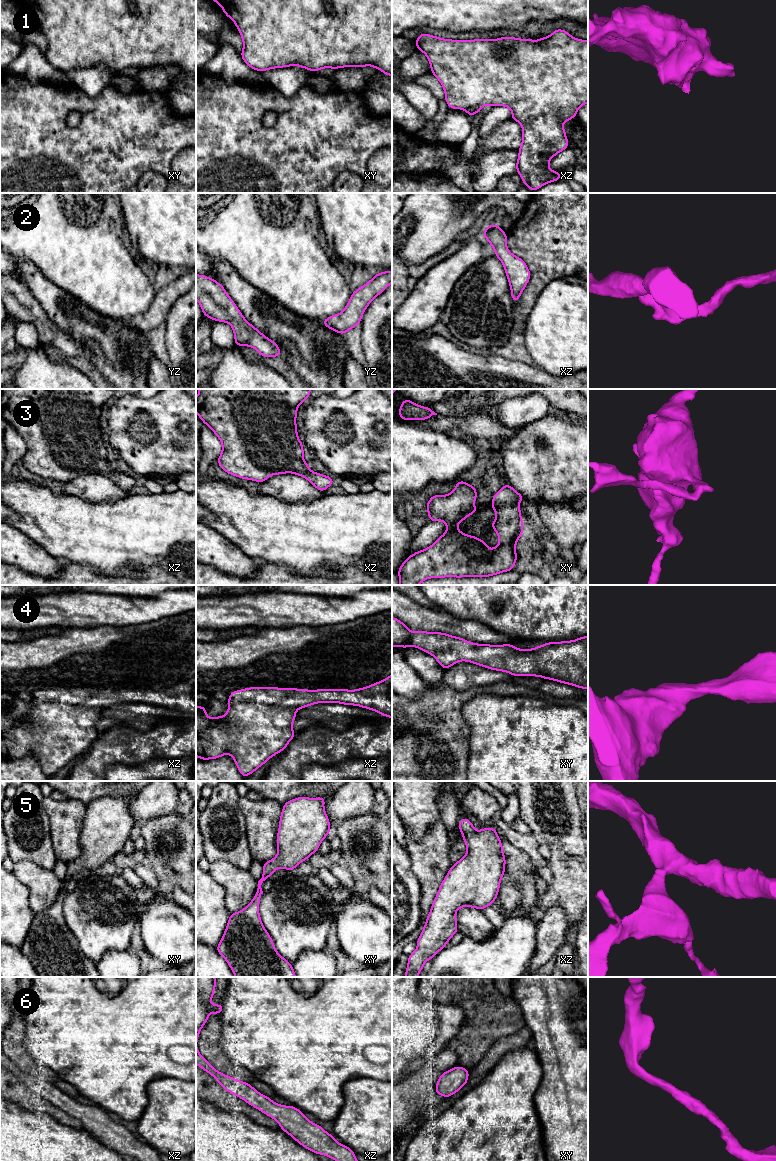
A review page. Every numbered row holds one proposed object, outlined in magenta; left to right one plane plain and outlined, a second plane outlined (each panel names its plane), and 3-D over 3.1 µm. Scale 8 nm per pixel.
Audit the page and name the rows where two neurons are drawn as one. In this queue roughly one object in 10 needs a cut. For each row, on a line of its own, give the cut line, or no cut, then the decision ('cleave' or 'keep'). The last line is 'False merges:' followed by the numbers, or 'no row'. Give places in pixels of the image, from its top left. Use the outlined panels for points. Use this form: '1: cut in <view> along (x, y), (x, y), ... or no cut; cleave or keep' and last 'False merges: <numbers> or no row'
1: no cut; keep
2: no cut; keep
3: no cut; keep
4: no cut; keep
5: no cut; keep
6: no cut; keep
False merges: no row

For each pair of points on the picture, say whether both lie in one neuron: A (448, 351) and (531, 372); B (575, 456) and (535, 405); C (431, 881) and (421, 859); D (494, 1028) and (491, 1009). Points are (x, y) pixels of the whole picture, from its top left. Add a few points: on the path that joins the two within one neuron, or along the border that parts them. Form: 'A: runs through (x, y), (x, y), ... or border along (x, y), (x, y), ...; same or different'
A: runs through (469, 367), (490, 369), (497, 372), (510, 372); same
B: border along (548, 415), (523, 427); different
C: runs through (431, 876), (431, 869), (426, 864); same
D: runs through (491, 1023), (491, 1014); same

